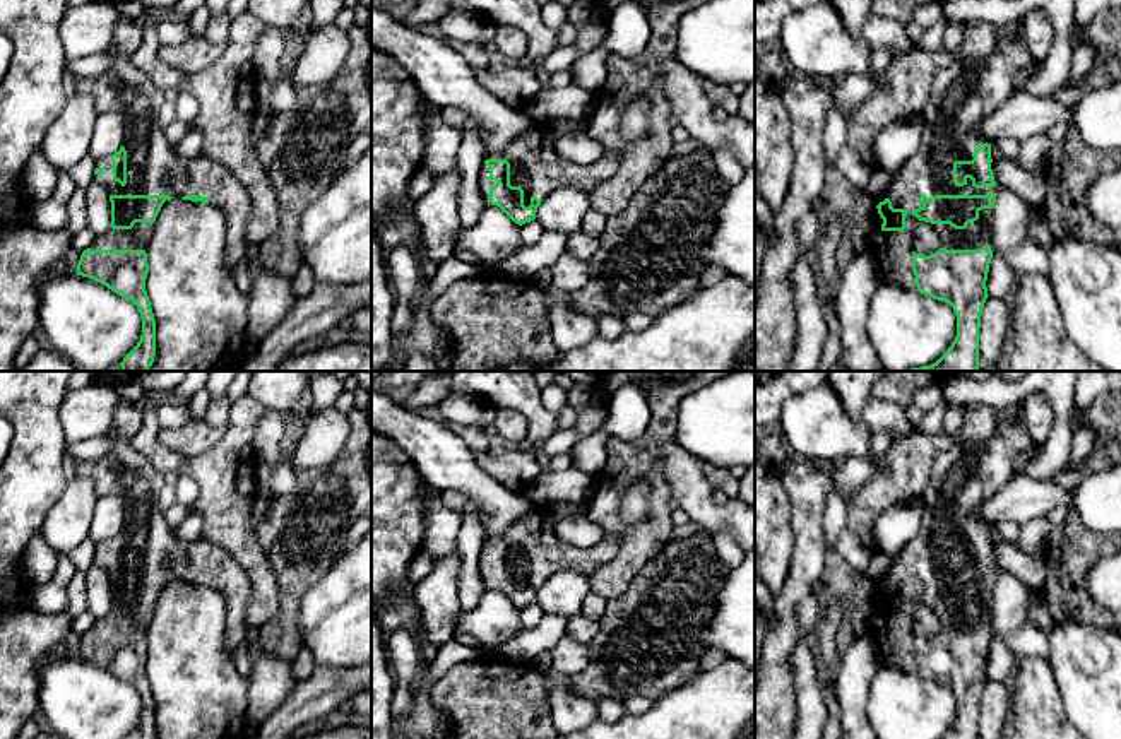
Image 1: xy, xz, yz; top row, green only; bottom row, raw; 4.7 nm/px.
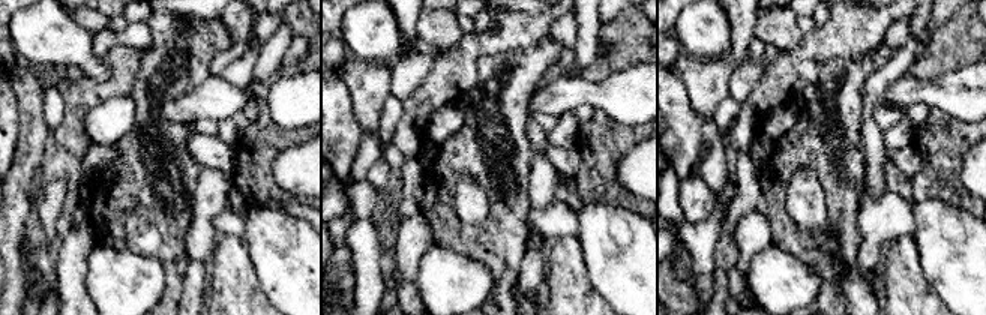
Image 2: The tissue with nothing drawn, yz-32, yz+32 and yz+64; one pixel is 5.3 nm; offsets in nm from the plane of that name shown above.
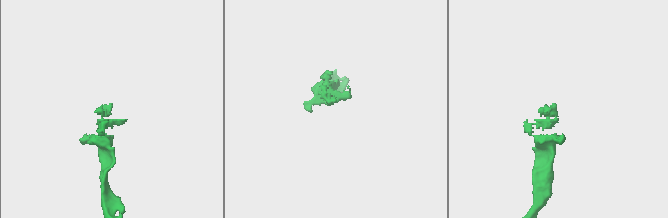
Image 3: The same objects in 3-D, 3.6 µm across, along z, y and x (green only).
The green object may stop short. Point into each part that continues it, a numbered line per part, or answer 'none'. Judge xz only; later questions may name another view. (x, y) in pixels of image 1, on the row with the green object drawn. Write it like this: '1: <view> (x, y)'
1: xz (534, 165)

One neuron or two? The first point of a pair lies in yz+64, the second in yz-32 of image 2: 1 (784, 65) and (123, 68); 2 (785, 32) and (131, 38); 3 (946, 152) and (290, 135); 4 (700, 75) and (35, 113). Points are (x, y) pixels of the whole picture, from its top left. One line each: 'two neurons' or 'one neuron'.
1: one neuron
2: two neurons
3: one neuron
4: one neuron

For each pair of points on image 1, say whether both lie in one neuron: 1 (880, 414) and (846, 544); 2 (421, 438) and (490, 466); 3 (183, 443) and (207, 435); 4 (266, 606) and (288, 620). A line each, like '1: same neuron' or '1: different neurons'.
1: different neurons
2: different neurons
3: same neuron
4: different neurons

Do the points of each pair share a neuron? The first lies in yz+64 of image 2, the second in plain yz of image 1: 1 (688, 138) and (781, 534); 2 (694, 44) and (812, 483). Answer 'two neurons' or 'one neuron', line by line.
1: one neuron
2: two neurons

